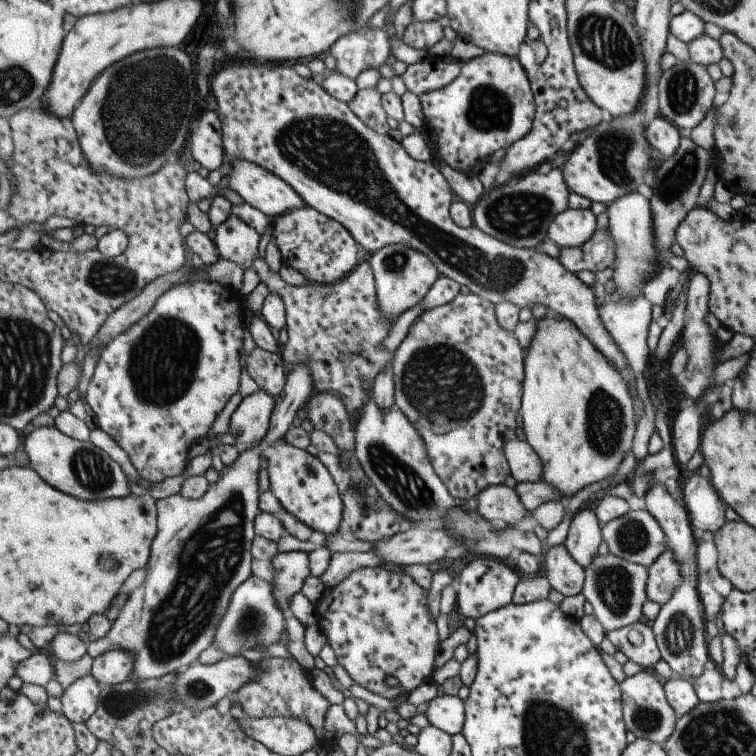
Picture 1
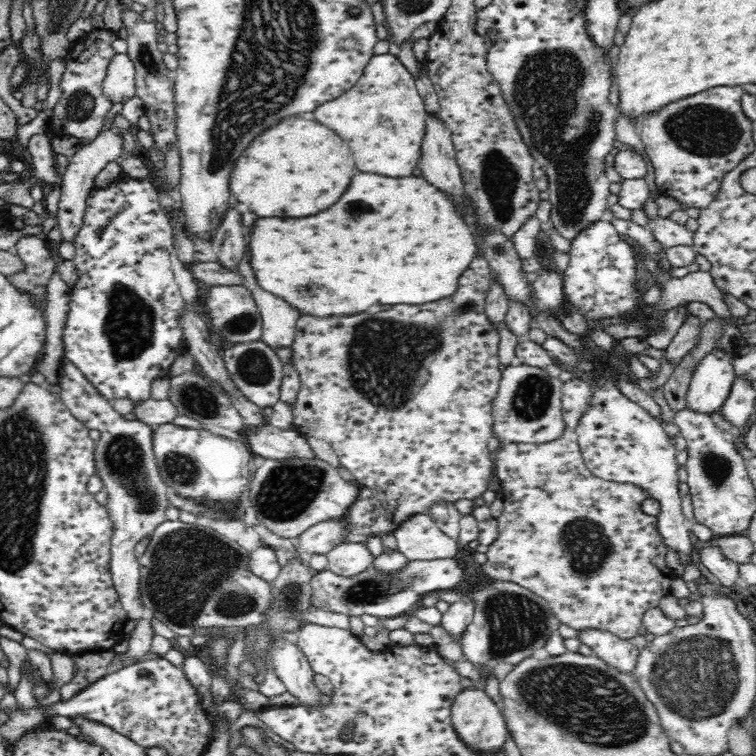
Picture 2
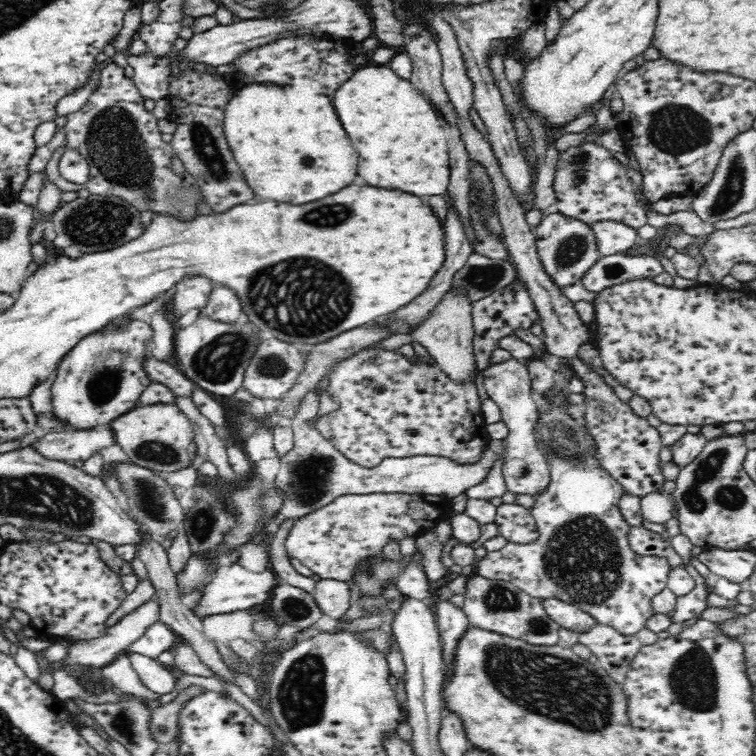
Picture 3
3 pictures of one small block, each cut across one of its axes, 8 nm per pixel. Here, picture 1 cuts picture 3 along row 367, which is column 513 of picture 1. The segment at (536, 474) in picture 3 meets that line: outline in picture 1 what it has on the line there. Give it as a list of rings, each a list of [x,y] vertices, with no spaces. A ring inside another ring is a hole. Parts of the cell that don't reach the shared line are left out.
[[[495,485],[489,486],[477,497],[477,512],[483,514],[489,520],[501,520],[510,527],[515,527],[522,518],[530,515],[534,517],[534,512],[525,510],[517,486]]]

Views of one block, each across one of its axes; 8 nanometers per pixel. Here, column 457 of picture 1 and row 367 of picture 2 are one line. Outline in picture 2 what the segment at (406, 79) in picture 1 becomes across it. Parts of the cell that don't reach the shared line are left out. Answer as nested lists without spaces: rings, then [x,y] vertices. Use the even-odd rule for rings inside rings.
[[[63,359],[61,373],[59,376],[60,397],[63,403],[73,412],[73,415],[88,430],[98,430],[100,440],[96,442],[95,468],[96,474],[103,481],[107,490],[107,509],[115,526],[113,544],[111,546],[111,573],[113,586],[118,592],[119,599],[127,612],[129,620],[142,619],[143,605],[140,603],[140,563],[135,555],[135,546],[148,534],[153,534],[158,524],[166,520],[165,512],[169,506],[168,493],[170,488],[164,483],[157,467],[156,456],[153,450],[153,432],[155,428],[141,420],[126,420],[119,414],[103,394],[84,377],[84,373],[71,360]]]

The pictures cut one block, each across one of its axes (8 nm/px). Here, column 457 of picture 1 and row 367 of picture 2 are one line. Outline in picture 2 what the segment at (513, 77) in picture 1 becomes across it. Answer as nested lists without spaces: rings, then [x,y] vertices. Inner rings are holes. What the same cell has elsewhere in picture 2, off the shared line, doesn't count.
[[[122,175],[107,188],[90,188],[83,225],[73,240],[76,252],[72,262],[79,278],[70,292],[62,339],[65,358],[82,370],[84,377],[111,402],[117,398],[148,400],[153,381],[168,376],[174,358],[185,353],[182,315],[187,311],[187,303],[180,295],[170,265],[172,238],[169,216],[160,207],[156,186],[150,178],[136,180]]]

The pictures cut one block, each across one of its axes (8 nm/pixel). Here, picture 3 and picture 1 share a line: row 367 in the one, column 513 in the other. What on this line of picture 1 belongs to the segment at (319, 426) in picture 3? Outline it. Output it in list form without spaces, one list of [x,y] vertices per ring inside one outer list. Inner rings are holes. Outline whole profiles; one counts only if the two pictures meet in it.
[[[464,291],[453,302],[449,304],[424,311],[409,327],[406,337],[394,351],[392,359],[393,368],[395,370],[395,386],[396,386],[396,406],[408,415],[412,420],[413,426],[425,438],[425,444],[428,446],[429,458],[432,459],[433,466],[436,467],[437,474],[443,479],[448,486],[449,492],[453,498],[461,498],[461,500],[469,500],[483,493],[489,486],[503,485],[505,480],[512,475],[512,468],[505,454],[505,446],[509,441],[517,439],[515,430],[517,427],[517,414],[521,414],[522,401],[524,400],[524,380],[525,365],[524,347],[519,346],[519,340],[514,332],[509,332],[501,326],[496,314],[496,301],[489,302],[475,293]]]

